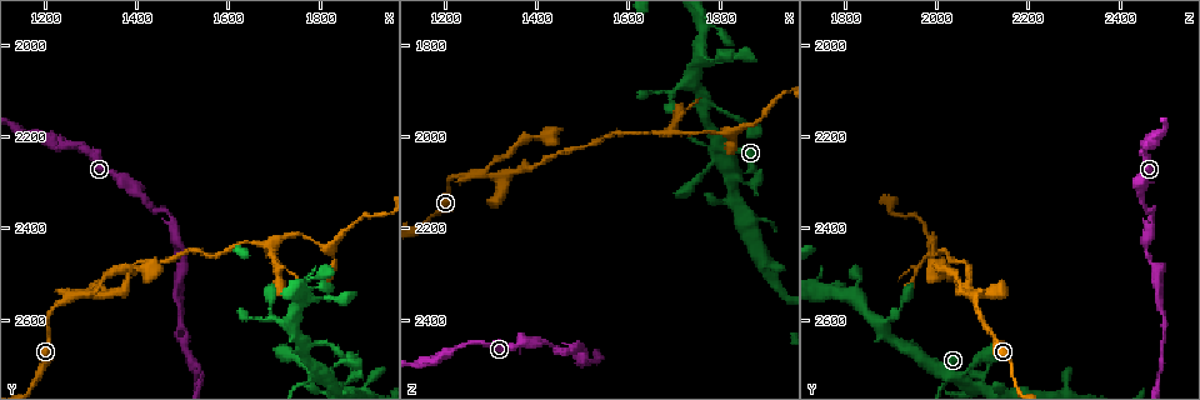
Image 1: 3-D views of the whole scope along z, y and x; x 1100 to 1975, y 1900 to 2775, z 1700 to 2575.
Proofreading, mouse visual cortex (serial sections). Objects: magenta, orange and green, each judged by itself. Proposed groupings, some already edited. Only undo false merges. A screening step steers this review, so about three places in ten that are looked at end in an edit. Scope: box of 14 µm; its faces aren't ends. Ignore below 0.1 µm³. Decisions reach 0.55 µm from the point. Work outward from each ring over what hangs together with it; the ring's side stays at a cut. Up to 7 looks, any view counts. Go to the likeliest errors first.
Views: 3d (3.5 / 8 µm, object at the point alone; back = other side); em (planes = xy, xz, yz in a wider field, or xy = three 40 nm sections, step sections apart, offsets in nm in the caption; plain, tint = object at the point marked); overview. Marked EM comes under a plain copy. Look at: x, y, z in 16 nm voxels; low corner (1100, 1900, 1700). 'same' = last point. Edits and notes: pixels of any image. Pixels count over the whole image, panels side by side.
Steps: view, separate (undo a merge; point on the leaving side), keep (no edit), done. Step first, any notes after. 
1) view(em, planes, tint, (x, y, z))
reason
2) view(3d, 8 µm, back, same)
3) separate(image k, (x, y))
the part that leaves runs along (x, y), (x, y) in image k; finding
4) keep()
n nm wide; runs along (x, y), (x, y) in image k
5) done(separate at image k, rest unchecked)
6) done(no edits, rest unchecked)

view(3d, 8 µm, (1485, 2390, 2475))
sudden change in width

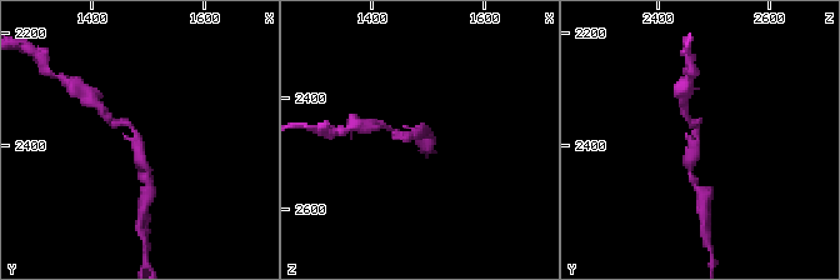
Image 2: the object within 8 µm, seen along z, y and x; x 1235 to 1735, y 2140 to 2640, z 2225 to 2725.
view(3d, 3.5 µm, (1480, 2390, 2465))
closer look

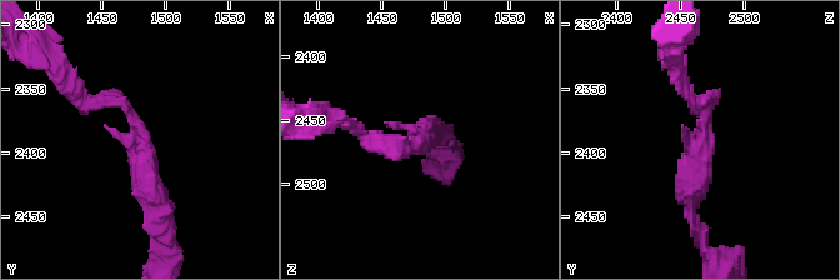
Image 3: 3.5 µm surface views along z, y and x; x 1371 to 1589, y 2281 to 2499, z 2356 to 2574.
view(em, xy, step 5, tint, (1484, 2394, 2470))
need the tissue

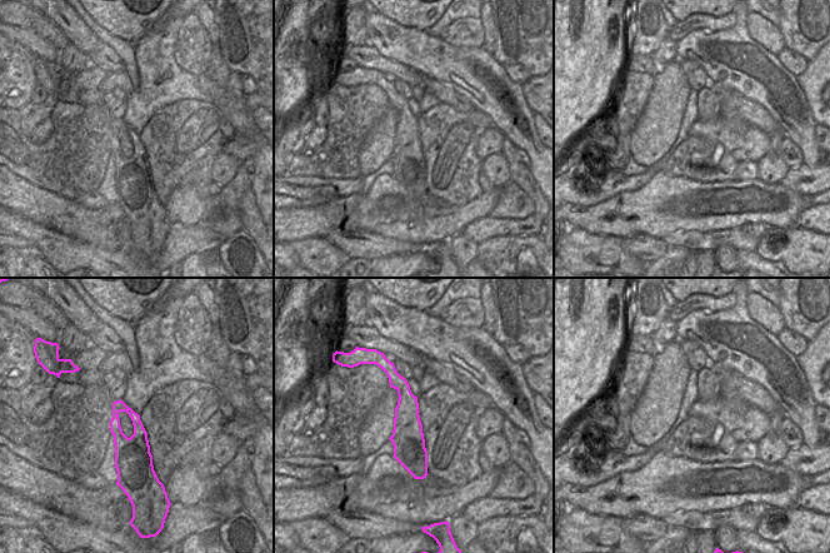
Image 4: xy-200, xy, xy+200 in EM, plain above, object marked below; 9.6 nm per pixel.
keep()
runs along (85, 105), (120, 101), (139, 125), (165, 221) in image 3; one cell here

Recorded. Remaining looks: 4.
view(3d, 3.5 µm, (1290, 2545, 2075))
calibre changes

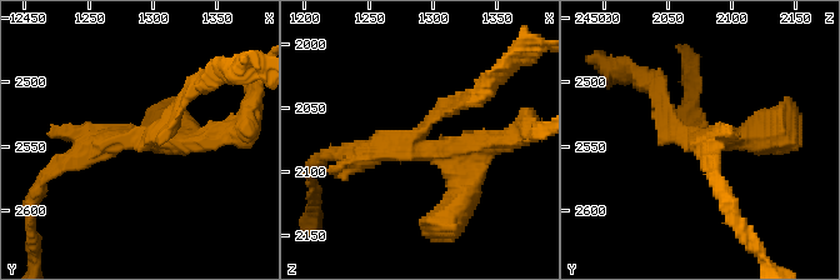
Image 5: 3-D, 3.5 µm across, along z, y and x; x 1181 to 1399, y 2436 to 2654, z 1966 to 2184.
view(em, planes, tint, (1282, 2542, 2078))
shape alone is not enough

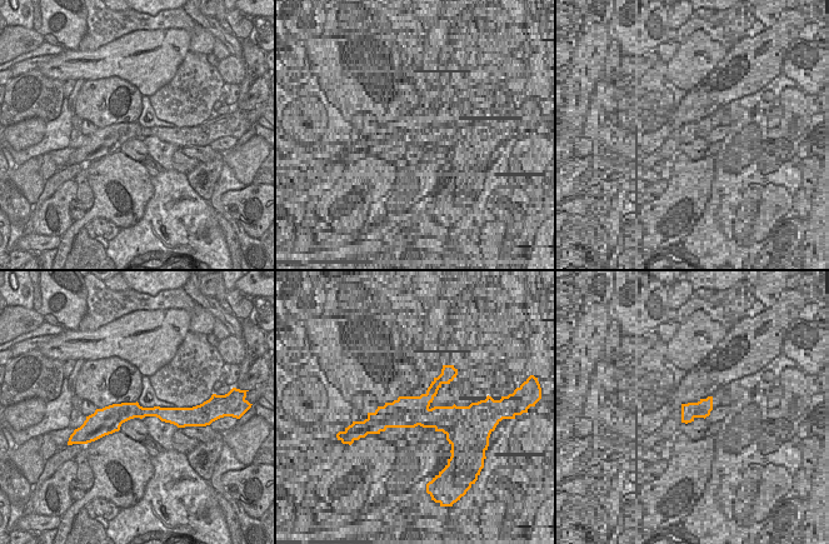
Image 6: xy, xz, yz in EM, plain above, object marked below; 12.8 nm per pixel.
keep()
280 nm wide; runs along (55, 164), (118, 138), (213, 134) in image 5; continuous, no second cell

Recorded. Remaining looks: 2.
view(3d, 3.5 µm, (1680, 2430, 1995))

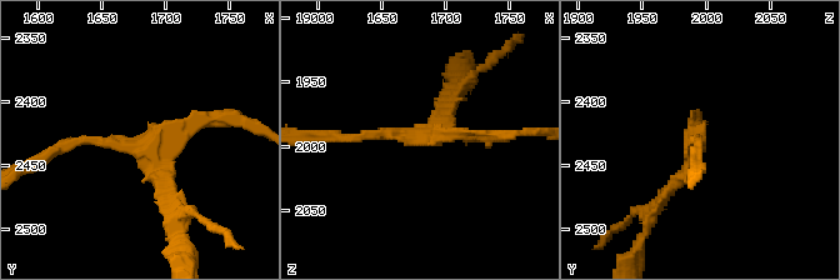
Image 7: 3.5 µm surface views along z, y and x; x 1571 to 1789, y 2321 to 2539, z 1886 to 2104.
view(em, xy, step 5, tint, (1682, 2432, 1992))
3 arms; arms of 150, 150, 200 nm; shape alone is not enough

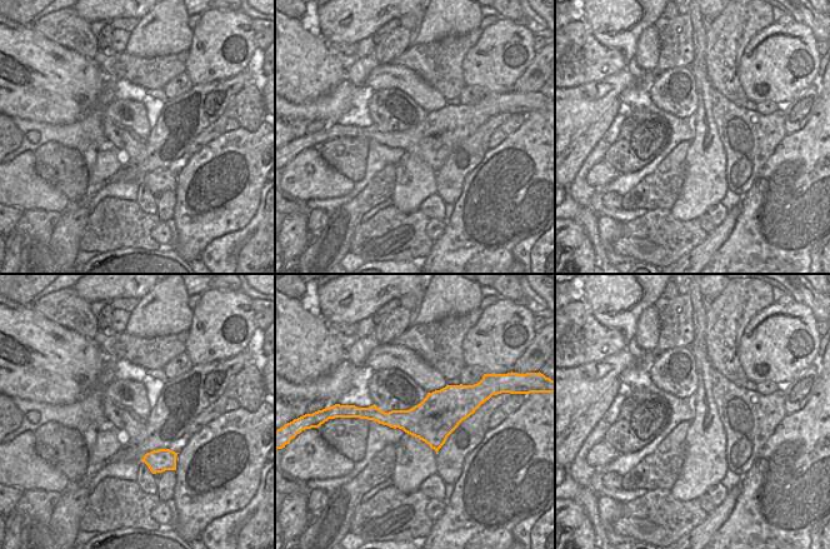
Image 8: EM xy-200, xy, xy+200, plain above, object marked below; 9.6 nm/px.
keep()
420 nm wide; runs along (344, 138), (381, 131), (505, 135) in image 7; continuous, no second cell

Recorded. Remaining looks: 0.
done(no edits, rest unchecked)

